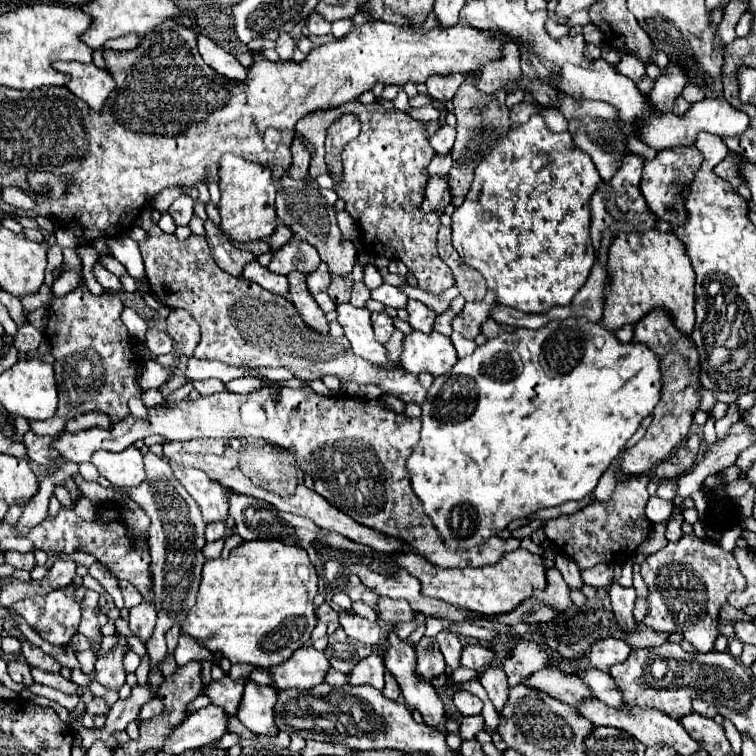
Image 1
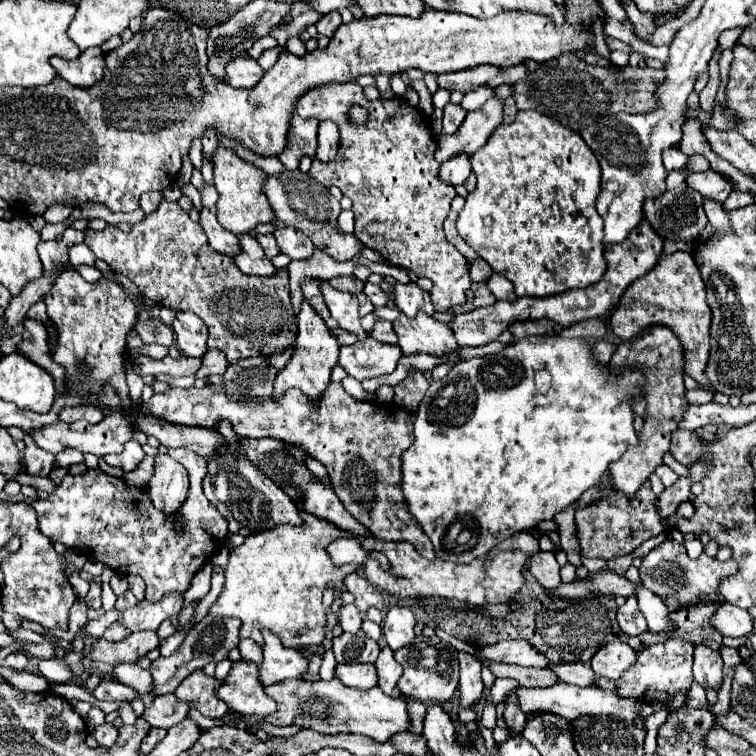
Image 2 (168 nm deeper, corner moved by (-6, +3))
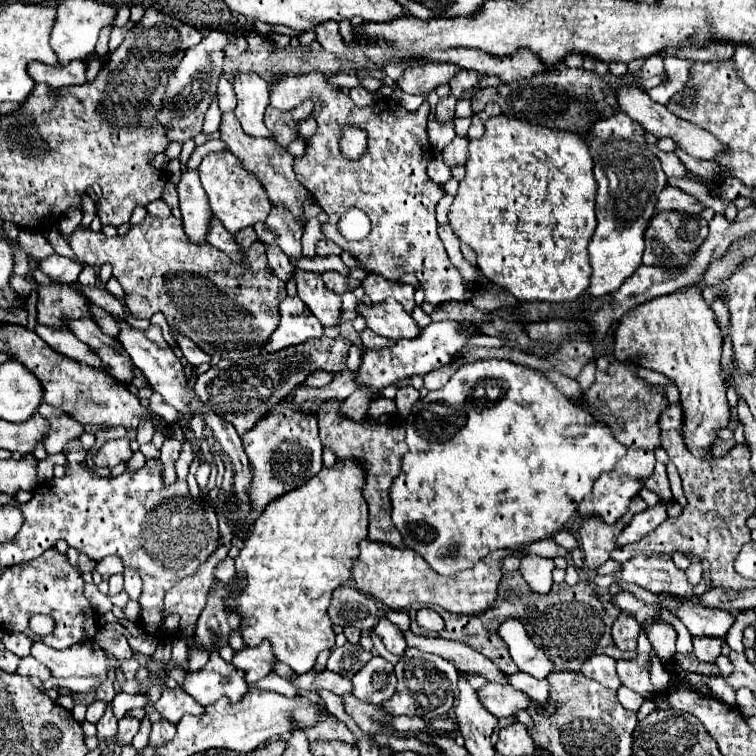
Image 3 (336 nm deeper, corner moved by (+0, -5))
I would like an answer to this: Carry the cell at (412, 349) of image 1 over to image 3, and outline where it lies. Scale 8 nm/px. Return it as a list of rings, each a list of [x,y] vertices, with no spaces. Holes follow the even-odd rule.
[[[385,299],[375,305],[359,303],[357,313],[365,319],[365,325],[373,333],[379,333],[391,341],[413,339],[415,335],[419,335],[417,323],[409,313],[403,311],[401,303],[397,303],[395,299]]]

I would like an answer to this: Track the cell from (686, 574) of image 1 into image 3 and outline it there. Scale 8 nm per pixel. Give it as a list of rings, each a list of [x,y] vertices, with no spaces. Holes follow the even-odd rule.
[[[639,555],[621,565],[619,571],[615,571],[615,577],[619,581],[637,583],[643,589],[651,593],[669,591],[673,595],[691,595],[693,585],[687,581],[687,575],[675,567],[671,557],[667,555]]]

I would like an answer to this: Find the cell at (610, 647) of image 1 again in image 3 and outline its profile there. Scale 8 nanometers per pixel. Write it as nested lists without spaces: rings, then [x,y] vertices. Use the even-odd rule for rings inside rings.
[[[593,655],[589,657],[583,667],[581,667],[581,673],[589,679],[595,679],[599,681],[601,685],[609,687],[609,689],[619,689],[621,681],[615,673],[615,659],[609,657],[609,655]]]

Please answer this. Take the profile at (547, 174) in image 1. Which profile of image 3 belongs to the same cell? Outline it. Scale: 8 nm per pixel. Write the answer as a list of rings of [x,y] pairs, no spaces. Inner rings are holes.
[[[497,115],[485,121],[485,135],[481,139],[471,139],[469,141],[469,157],[465,163],[465,179],[459,183],[459,191],[455,195],[453,205],[449,207],[449,223],[457,237],[467,243],[475,253],[477,253],[477,267],[481,273],[495,285],[507,289],[509,293],[515,295],[519,301],[529,301],[529,299],[541,299],[547,303],[565,303],[565,301],[577,301],[585,289],[589,287],[589,255],[585,255],[585,247],[597,227],[595,219],[595,195],[597,195],[597,183],[593,177],[593,159],[589,155],[587,143],[583,137],[577,137],[573,131],[559,131],[559,129],[547,129],[541,125],[531,125],[519,119],[509,119],[505,115]]]

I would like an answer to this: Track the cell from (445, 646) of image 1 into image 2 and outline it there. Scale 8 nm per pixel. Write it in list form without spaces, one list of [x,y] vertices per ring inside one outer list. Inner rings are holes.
[[[459,653],[459,693],[463,707],[471,707],[483,695],[481,667],[481,661],[473,653]]]

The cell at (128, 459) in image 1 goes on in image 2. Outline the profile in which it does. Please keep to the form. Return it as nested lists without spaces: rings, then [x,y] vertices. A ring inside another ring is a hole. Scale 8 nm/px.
[[[131,439],[131,443],[127,443],[127,447],[123,449],[123,453],[117,453],[117,455],[105,455],[103,457],[109,465],[113,467],[119,467],[123,469],[125,473],[129,471],[135,471],[139,467],[139,463],[145,459],[145,451],[141,449],[141,445],[137,441]]]

